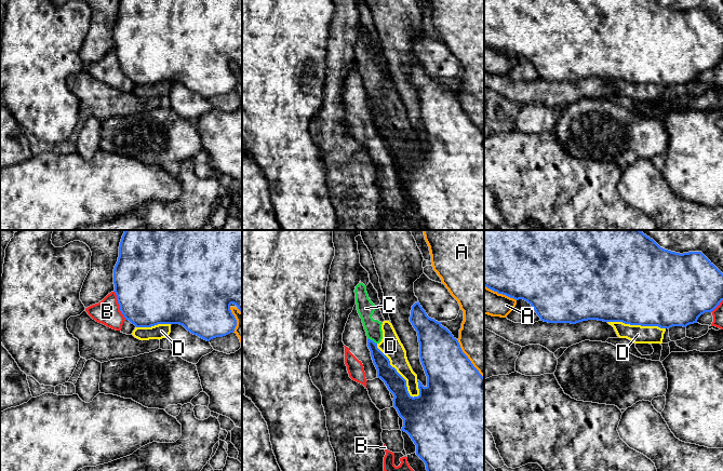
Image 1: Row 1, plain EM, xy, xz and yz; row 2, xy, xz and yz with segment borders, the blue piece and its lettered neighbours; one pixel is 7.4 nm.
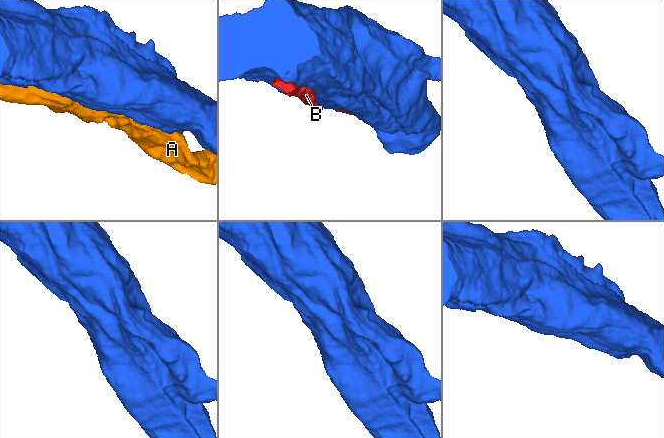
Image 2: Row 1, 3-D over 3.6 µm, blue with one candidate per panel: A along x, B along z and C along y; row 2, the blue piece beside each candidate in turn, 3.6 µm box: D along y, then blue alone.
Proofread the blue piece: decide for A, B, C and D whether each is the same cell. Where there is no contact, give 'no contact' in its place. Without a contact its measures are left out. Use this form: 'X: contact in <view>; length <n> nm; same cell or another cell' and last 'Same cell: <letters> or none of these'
A: contact in xz; length 340 nm; another cell
B: contact in xy; length 240 nm; another cell
C: contact in xz; length 90 nm; another cell
D: contact in xz; length 500 nm; another cell
Same cell: none of these

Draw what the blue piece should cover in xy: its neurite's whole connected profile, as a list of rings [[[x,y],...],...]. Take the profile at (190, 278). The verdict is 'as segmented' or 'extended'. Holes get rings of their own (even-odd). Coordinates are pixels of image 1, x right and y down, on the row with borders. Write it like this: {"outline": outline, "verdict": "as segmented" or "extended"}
{"outline": [[[125,230],[119,246],[119,257],[113,269],[113,284],[120,311],[136,327],[158,324],[179,324],[188,332],[210,341],[235,332],[237,320],[230,310],[233,304],[242,312],[242,230]]], "verdict": "as segmented"}

